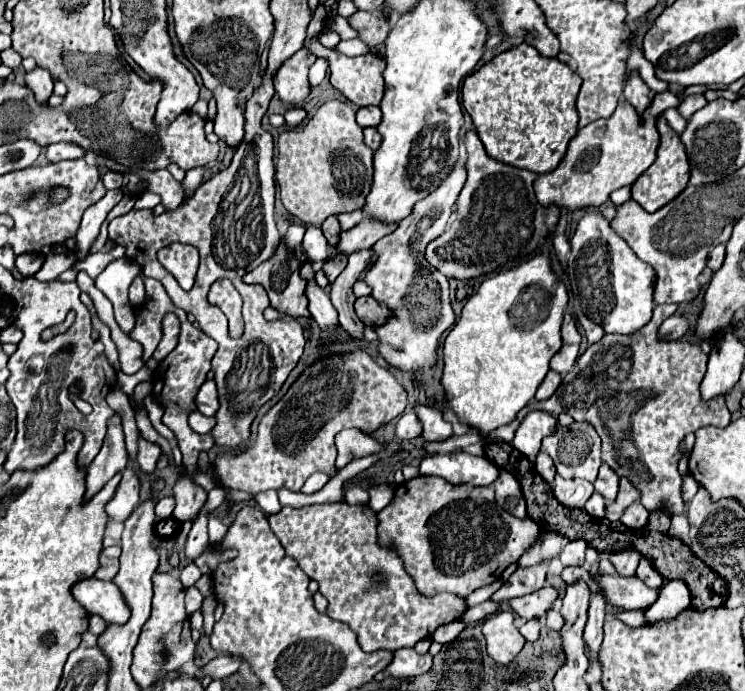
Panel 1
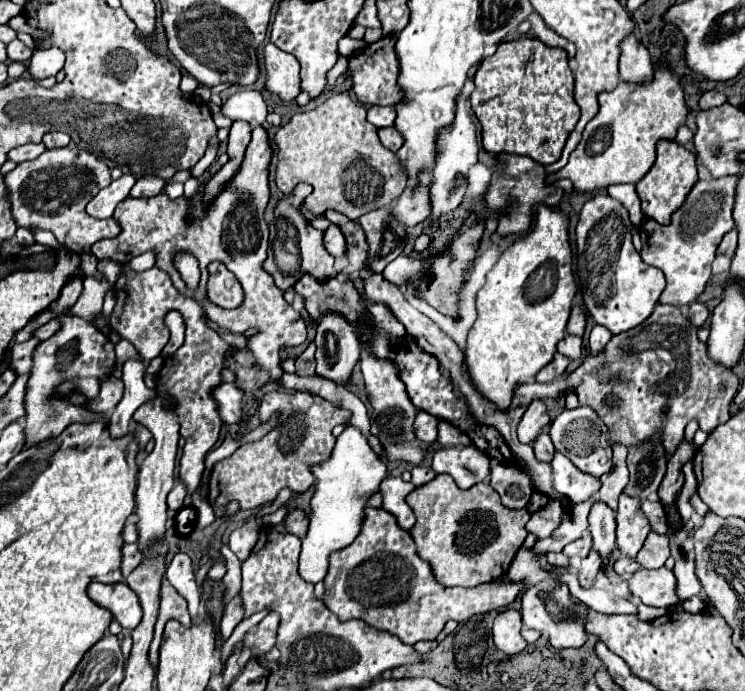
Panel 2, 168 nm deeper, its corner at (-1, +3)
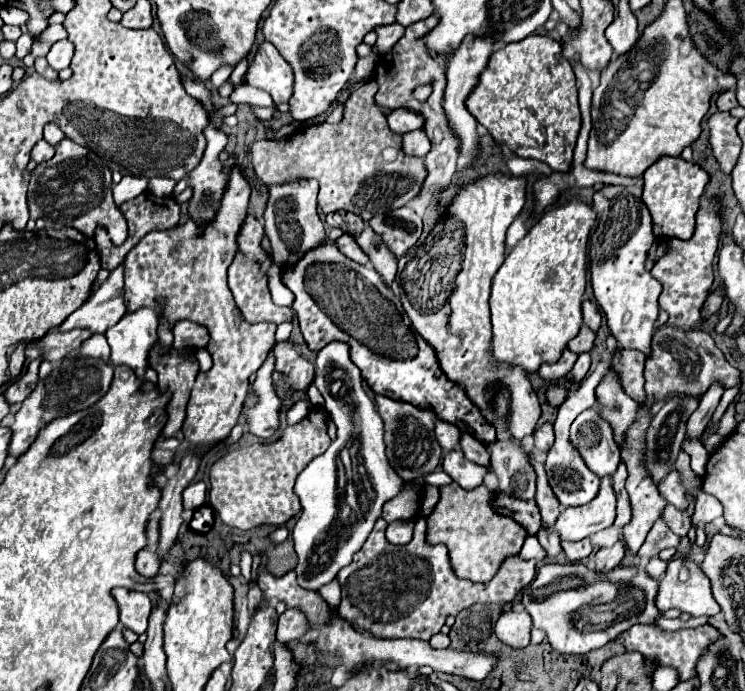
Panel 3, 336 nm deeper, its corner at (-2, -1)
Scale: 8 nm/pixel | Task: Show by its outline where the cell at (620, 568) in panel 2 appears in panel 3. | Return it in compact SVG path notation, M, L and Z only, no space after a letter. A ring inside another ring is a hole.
M652 558L652 560L646 564L646 572L658 580L658 576L662 576L662 572L666 570L666 566L668 566L668 564L662 562L660 558Z

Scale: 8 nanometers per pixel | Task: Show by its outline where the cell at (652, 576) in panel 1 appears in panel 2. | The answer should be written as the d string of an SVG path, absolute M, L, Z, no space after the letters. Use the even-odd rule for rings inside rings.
M649 532L643 548L637 554L637 562L641 568L661 568L669 558L669 536L661 536L657 532Z

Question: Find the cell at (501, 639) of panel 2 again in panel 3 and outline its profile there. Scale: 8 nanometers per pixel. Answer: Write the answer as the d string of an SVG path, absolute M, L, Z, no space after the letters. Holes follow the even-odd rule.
M508 610L496 622L496 636L510 648L526 648L530 644L530 628L532 620L526 610Z

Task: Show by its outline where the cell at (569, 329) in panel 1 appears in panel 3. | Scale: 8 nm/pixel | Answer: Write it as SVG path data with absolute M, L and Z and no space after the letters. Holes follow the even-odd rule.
M590 296L584 298L584 302L582 302L582 322L584 322L584 326L588 326L592 332L596 332L596 330L600 328L600 324L602 324L602 314L600 314L596 302L594 302Z

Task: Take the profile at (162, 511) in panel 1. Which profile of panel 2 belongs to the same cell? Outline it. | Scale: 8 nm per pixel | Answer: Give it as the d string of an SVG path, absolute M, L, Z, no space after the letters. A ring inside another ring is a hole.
M175 484L175 488L169 492L169 496L167 496L167 506L171 508L171 510L181 510L183 506L185 506L185 496L187 496L187 488L185 488L185 484Z

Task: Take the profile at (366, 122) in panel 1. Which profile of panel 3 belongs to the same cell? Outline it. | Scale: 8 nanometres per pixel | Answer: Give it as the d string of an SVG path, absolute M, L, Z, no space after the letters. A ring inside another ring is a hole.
M398 108L398 110L392 110L388 116L388 126L392 132L396 134L404 134L404 132L412 132L412 130L418 130L422 128L424 120L420 114L416 114L414 110L408 110L408 108Z

